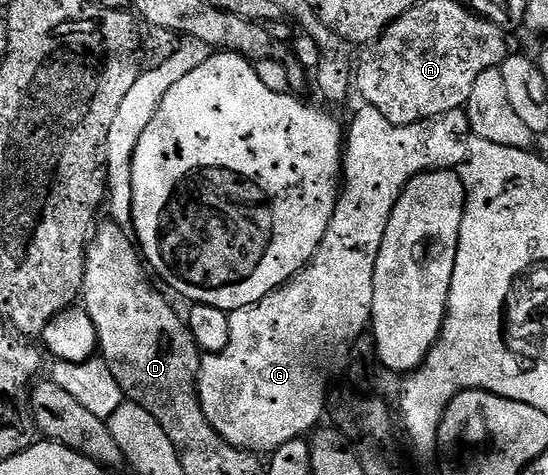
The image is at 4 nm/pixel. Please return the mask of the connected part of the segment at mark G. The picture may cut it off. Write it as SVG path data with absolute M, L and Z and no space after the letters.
M368 105L361 106L359 112L351 119L351 127L345 131L345 146L343 149L343 169L341 172L341 190L339 200L335 202L333 209L333 221L329 221L329 229L325 229L325 237L321 237L321 245L315 250L314 257L307 262L303 270L296 273L283 287L277 288L269 293L261 301L257 301L251 307L242 307L230 312L229 321L229 345L225 345L223 351L207 353L199 360L199 404L213 429L229 445L239 447L243 451L252 453L270 453L275 451L285 441L302 439L308 433L314 432L320 426L319 418L327 407L327 382L330 381L330 371L335 371L348 362L351 354L351 344L357 341L359 335L368 330L371 321L371 310L373 309L373 269L377 269L377 257L381 253L381 241L385 241L385 228L389 226L389 217L393 213L393 205L401 197L403 187L414 175L422 171L445 171L448 169L462 168L463 162L467 160L467 140L471 135L471 126L467 120L466 110L447 112L437 116L435 119L417 121L415 124L397 125L388 118Z

